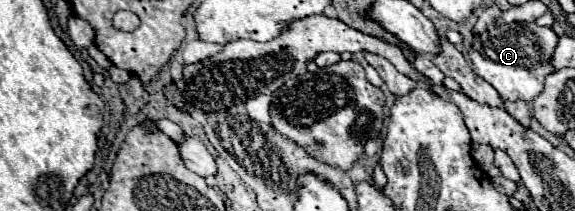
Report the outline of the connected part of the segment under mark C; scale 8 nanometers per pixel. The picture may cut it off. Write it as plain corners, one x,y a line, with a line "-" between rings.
535,22
503,24
491,32
491,36
477,36
467,54
469,66
475,76
489,82
505,102
525,100
531,102
543,90
543,80
553,72
551,56
557,46
557,34
551,28
537,26

